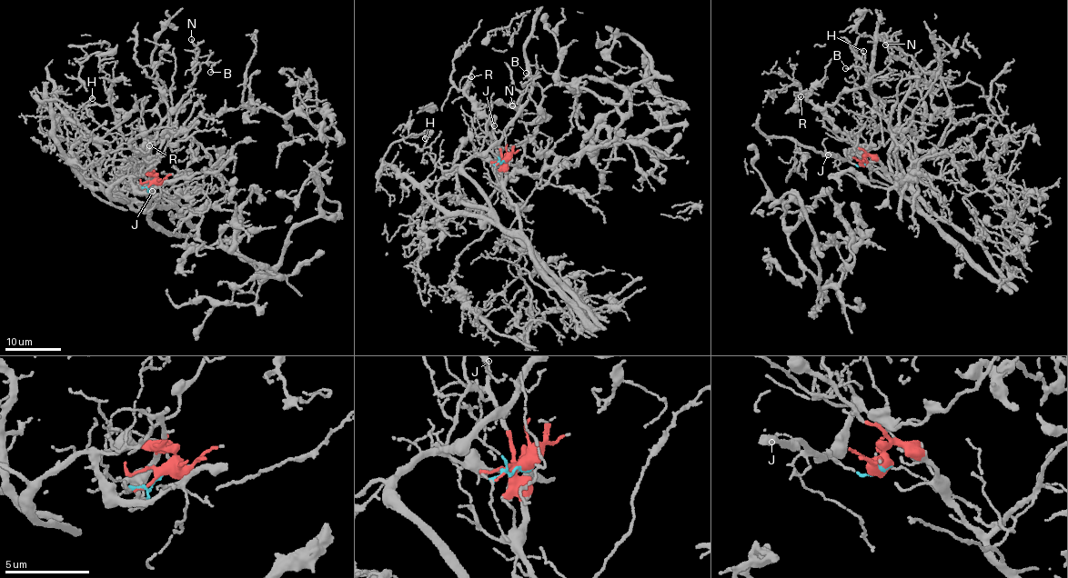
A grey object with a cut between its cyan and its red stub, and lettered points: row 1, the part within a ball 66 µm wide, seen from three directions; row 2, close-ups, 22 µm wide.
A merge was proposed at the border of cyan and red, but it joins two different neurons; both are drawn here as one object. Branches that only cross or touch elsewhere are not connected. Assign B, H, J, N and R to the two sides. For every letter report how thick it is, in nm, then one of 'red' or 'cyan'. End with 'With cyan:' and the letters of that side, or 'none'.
B: 120 nm | red
H: 130 nm | cyan
J: 110 nm | cyan
N: 130 nm | red
R: 80 nm | red
With cyan: H, J

